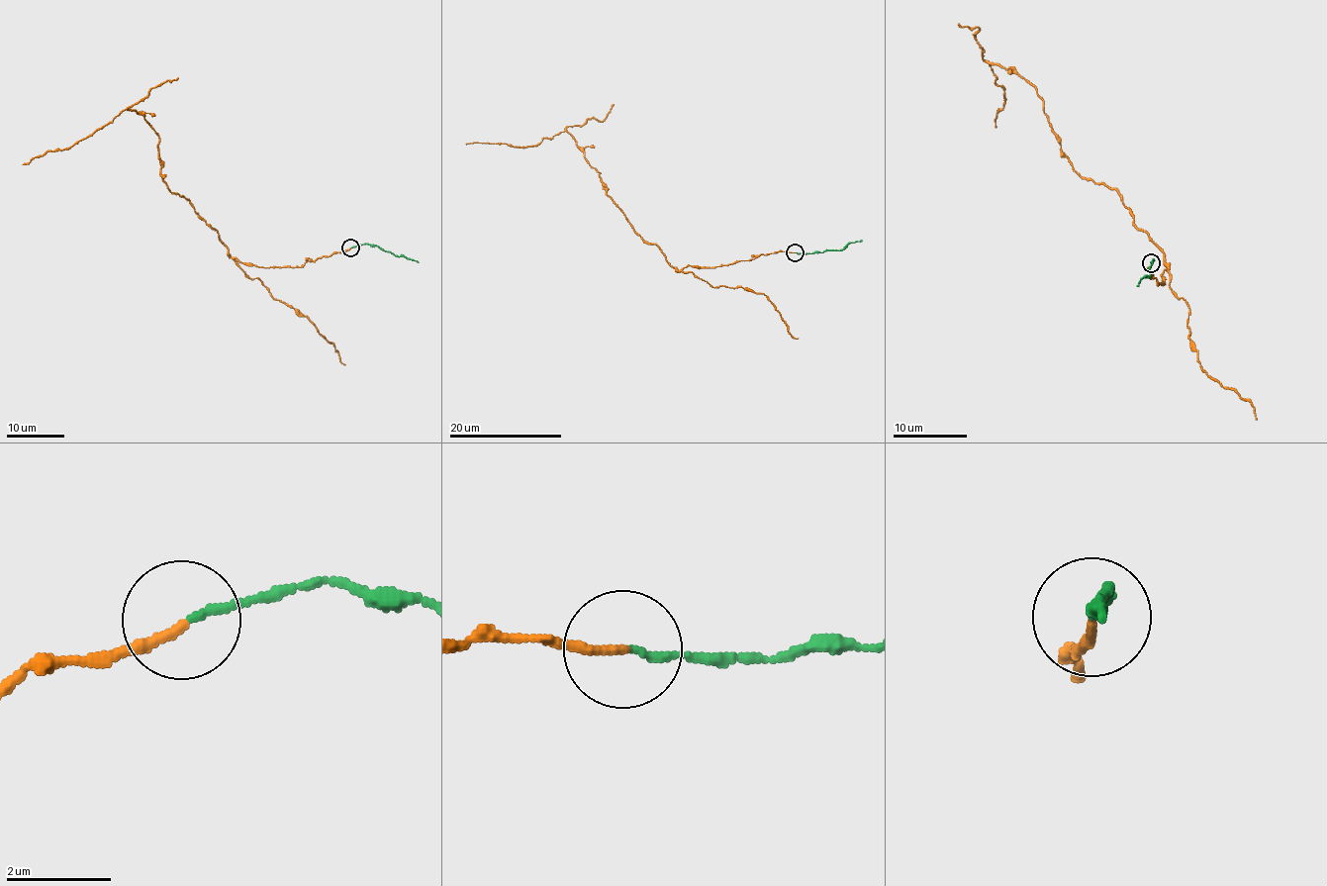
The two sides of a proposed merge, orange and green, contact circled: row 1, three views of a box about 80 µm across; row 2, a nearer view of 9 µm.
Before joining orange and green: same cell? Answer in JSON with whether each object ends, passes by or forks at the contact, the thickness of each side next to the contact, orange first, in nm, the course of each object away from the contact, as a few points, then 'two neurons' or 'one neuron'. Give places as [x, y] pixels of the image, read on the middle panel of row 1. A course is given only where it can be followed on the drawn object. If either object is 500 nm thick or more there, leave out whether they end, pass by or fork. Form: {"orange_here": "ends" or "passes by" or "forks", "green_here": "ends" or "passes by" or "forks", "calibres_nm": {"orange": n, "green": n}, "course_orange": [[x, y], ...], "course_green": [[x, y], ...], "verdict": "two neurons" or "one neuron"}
{"orange_here": "ends", "green_here": "ends", "calibres_nm": {"orange": 170, "green": 130}, "course_orange": [[795, 252], [678, 270], [633, 230], [569, 134], [531, 146], [465, 144]], "course_green": [[796, 252], [841, 250], [851, 242], [861, 240]], "verdict": "two neurons"}

